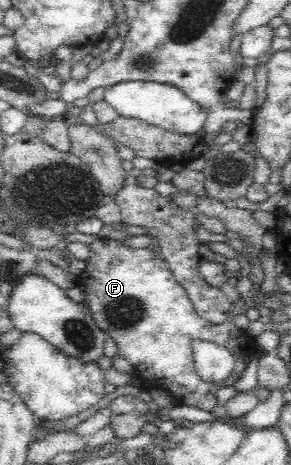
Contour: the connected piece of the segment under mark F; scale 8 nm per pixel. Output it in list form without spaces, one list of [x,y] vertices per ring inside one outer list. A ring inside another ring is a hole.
[[[107,233],[99,235],[98,239],[93,241],[90,246],[91,252],[87,259],[87,266],[77,275],[79,286],[85,290],[84,302],[93,313],[92,319],[97,326],[105,331],[107,337],[111,337],[117,342],[118,354],[135,366],[133,375],[135,383],[145,391],[151,389],[169,391],[176,403],[212,413],[212,410],[218,405],[215,397],[218,389],[222,385],[233,386],[258,351],[255,337],[248,335],[244,330],[237,329],[233,324],[235,316],[245,313],[248,308],[236,287],[229,285],[227,278],[223,277],[223,273],[227,270],[226,267],[216,260],[215,267],[205,263],[205,269],[217,269],[217,287],[230,300],[238,300],[237,306],[230,312],[228,321],[221,325],[211,325],[198,315],[192,299],[189,299],[185,288],[175,279],[169,264],[152,248],[133,248],[123,242],[121,237],[110,236]],[[196,341],[215,343],[233,355],[233,372],[223,383],[205,382],[199,378],[193,358],[193,343]]]

